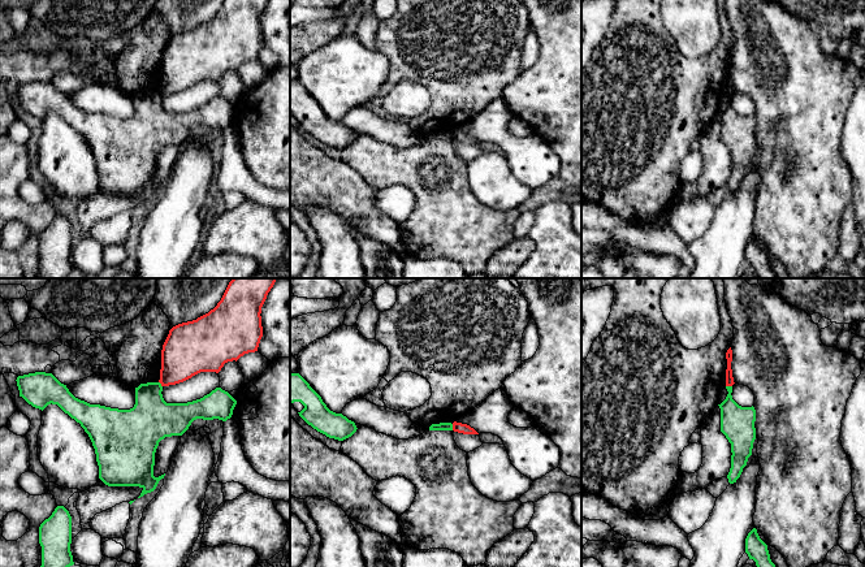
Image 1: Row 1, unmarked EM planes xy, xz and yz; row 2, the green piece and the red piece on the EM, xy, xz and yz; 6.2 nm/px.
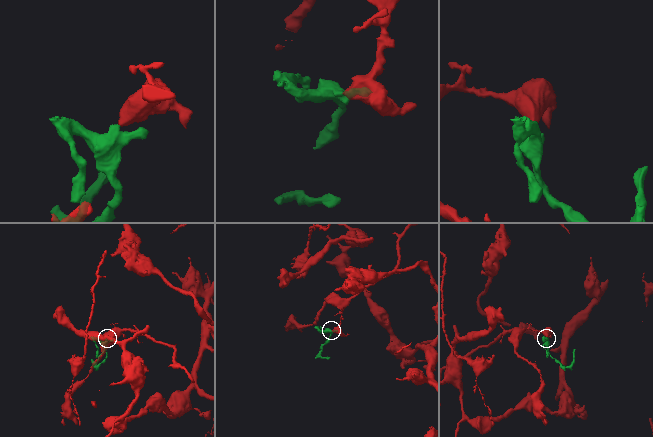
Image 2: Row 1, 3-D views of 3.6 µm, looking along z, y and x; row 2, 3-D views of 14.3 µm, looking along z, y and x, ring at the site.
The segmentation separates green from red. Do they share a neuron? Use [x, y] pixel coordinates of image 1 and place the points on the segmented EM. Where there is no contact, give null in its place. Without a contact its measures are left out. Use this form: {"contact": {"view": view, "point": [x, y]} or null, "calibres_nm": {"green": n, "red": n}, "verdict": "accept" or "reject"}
{"contact": {"view": "xz", "point": [452, 427]}, "calibres_nm": {"green": 50, "red": 60}, "verdict": "reject"}

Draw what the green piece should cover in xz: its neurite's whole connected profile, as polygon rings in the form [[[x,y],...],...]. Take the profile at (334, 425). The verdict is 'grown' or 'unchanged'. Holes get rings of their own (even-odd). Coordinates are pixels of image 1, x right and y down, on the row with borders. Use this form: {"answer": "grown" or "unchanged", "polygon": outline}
{"answer": "grown", "polygon": [[[290,373],[290,403],[308,425],[329,438],[343,441],[358,429],[342,414],[330,411],[299,373]]]}

